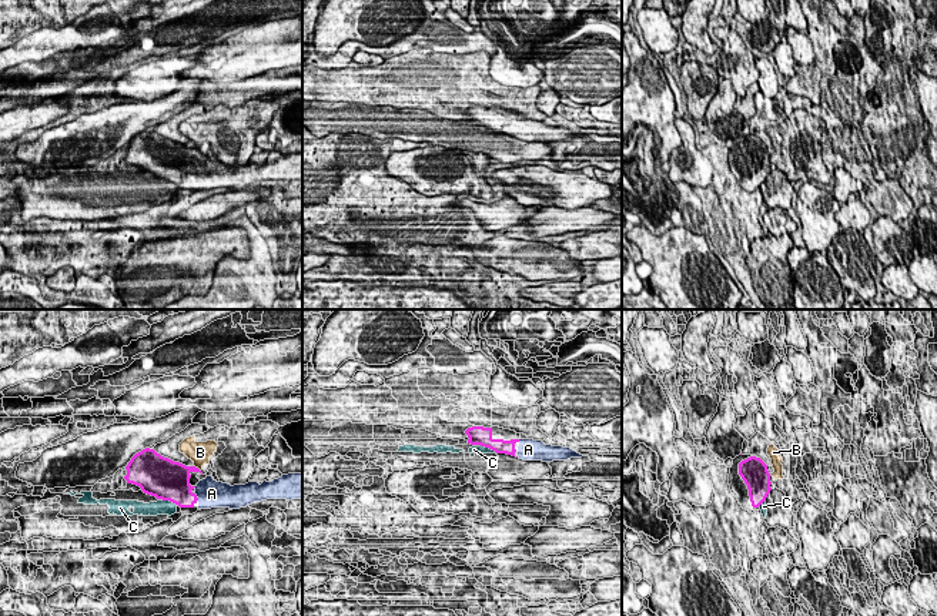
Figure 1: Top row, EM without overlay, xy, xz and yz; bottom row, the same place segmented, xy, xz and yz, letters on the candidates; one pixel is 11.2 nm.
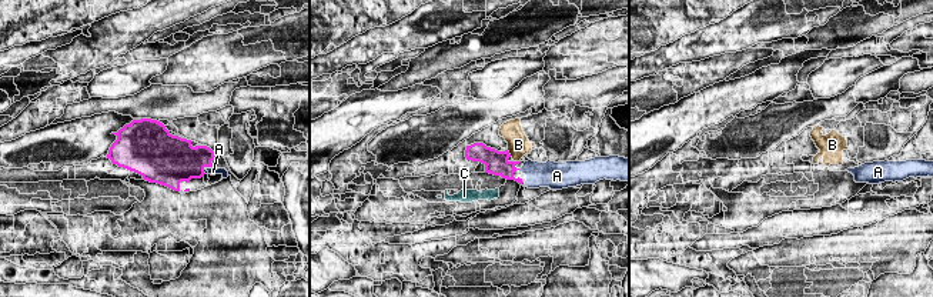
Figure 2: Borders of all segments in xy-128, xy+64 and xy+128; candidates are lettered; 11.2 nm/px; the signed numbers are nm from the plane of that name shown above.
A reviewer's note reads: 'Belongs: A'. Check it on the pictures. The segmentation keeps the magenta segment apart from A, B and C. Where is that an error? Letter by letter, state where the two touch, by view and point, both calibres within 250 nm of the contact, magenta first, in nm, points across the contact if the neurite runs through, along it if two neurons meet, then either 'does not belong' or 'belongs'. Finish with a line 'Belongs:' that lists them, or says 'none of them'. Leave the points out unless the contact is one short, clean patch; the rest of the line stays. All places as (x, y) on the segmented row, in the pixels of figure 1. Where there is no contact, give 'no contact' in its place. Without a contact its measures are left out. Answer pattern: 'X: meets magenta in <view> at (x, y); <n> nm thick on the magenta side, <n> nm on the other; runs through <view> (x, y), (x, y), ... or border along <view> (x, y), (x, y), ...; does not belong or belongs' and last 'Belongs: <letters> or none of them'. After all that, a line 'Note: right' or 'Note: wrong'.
A: meets magenta in xy at (197, 498); 320 nm thick on the magenta side, 320 nm on the other; runs through xy (177, 489), (186, 498), (197, 498), (211, 494); belongs
B: meets magenta in xy at (197, 468); 280 nm thick on the magenta side, 260 nm on the other; does not belong
C: meets magenta in xz at (489, 448); 220 nm thick on the magenta side, 90 nm on the other; border along xz (481, 445), (497, 452); does not belong
Belongs: A
Note: right

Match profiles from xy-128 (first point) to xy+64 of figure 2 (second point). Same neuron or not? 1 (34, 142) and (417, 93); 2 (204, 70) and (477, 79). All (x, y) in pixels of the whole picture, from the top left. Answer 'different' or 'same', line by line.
1: different
2: different

